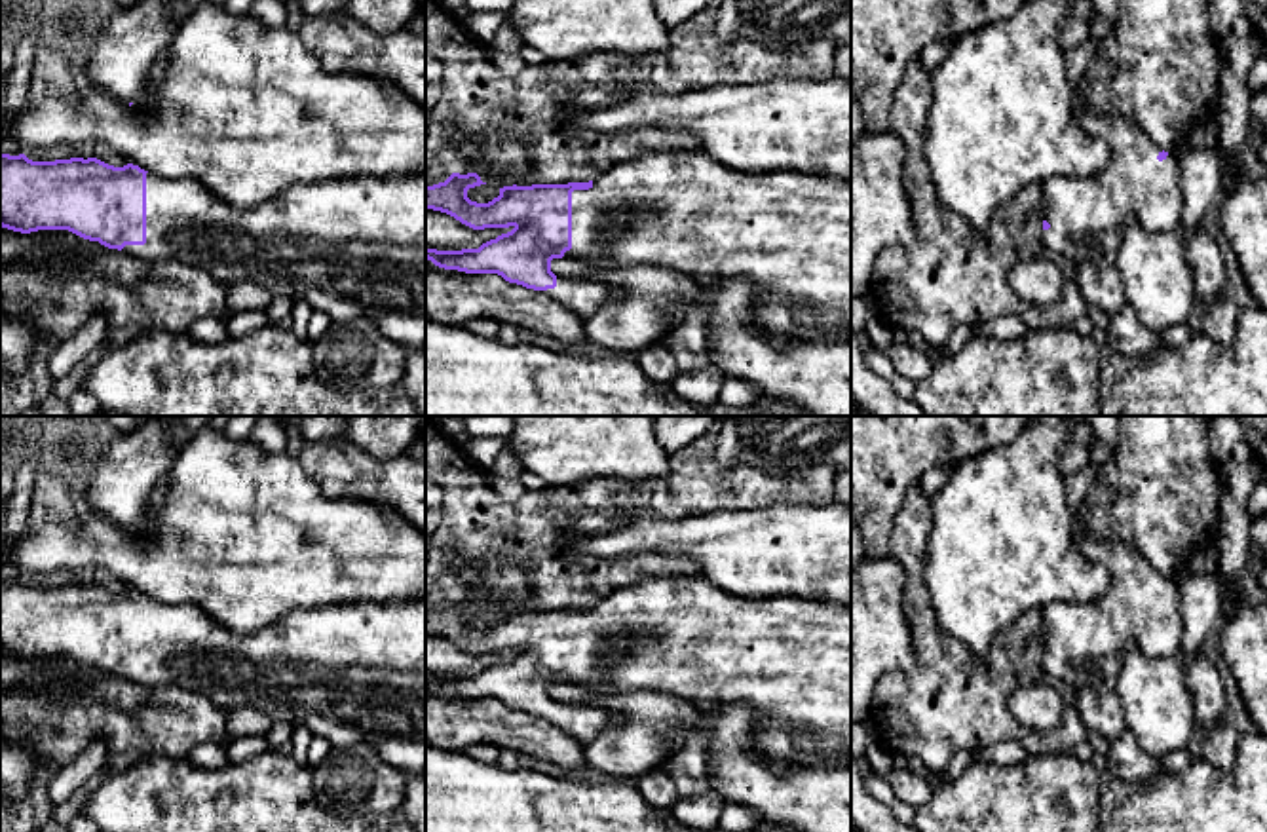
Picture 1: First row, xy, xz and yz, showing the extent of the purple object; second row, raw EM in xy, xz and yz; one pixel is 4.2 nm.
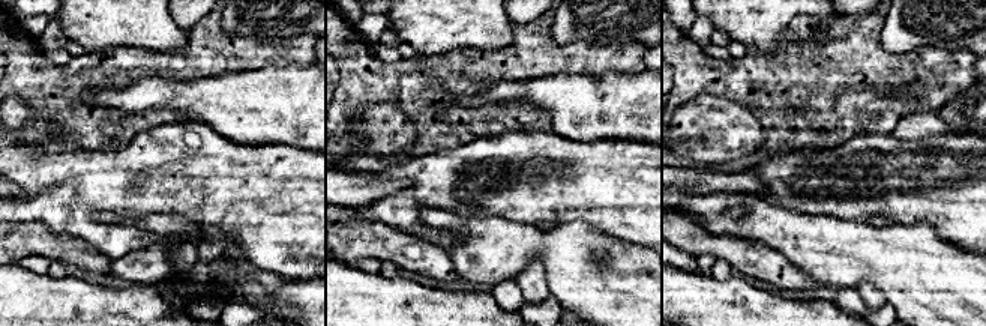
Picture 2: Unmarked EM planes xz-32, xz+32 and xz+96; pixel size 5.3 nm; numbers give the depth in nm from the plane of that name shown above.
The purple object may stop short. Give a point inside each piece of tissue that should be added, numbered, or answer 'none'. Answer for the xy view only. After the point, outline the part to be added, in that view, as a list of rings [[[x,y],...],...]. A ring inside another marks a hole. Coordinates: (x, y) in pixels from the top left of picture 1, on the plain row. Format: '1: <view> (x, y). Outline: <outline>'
1: xy (356, 673). Outline: [[[146,598],[146,669],[125,671],[122,676],[148,688],[179,686],[205,695],[224,710],[253,705],[272,720],[308,726],[315,735],[329,737],[336,748],[372,745],[399,773],[425,771],[425,600],[300,608],[264,629],[237,633],[196,604]]]

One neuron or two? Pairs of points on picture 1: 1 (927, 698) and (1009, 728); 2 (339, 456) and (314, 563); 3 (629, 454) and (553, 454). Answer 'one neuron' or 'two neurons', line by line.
1: one neuron
2: two neurons
3: one neuron

